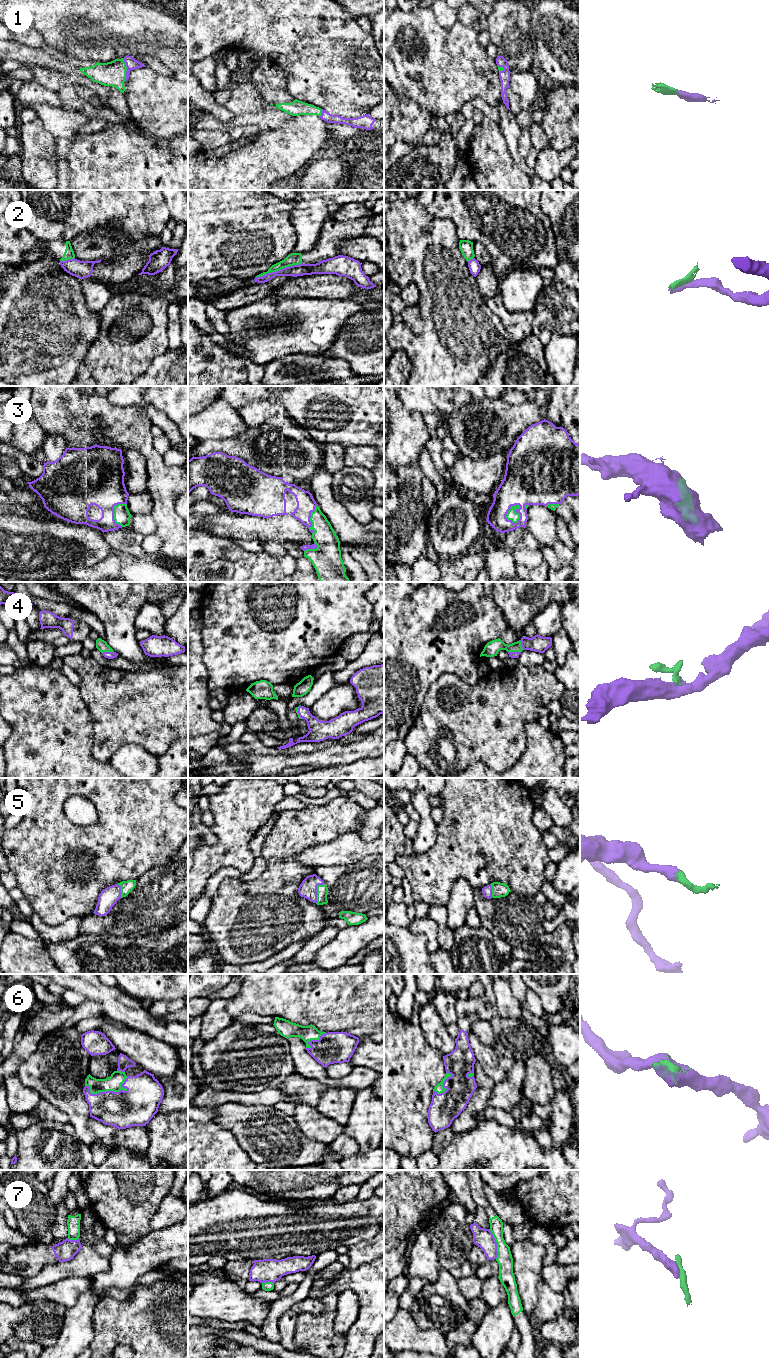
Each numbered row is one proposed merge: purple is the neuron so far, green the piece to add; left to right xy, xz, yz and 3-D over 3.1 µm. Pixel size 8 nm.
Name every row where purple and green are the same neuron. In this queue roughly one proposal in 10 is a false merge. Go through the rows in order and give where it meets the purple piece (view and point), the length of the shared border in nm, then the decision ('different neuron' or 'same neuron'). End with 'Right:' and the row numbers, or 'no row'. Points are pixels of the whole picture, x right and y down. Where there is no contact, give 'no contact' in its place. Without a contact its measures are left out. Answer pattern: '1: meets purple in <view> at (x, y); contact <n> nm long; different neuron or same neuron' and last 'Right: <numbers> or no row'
1: meets purple in xy at (127, 69); contact 190 nm long; same neuron
2: meets purple in xz at (279, 270); contact 380 nm long; different neuron
3: meets purple in yz at (519, 513); contact 170 nm long; same neuron
4: meets purple in yz at (514, 652); contact 100 nm long; same neuron
5: meets purple in xz at (316, 891); contact 180 nm long; same neuron
6: meets purple in xy at (108, 1091); contact 360 nm long; same neuron
7: meets purple in yz at (496, 1244); contact 240 nm long; different neuron
Right: 1, 3, 4, 5, 6

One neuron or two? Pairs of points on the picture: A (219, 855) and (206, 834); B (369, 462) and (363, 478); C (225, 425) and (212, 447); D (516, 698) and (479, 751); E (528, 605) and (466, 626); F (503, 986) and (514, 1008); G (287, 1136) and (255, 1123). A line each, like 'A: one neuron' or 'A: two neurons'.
A: two neurons
B: two neurons
C: two neurons
D: one neuron
E: two neurons
F: one neuron
G: one neuron

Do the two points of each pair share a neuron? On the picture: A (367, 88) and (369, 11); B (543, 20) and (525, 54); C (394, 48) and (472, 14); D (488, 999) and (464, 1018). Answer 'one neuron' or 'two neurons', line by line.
A: two neurons
B: two neurons
C: two neurons
D: one neuron

